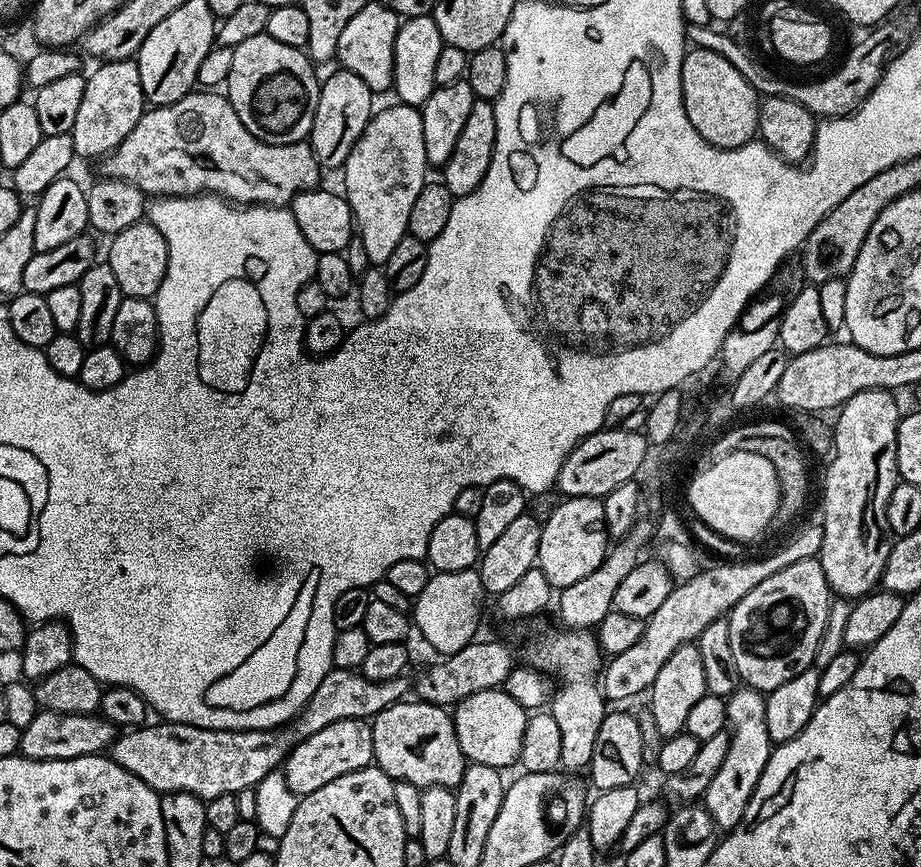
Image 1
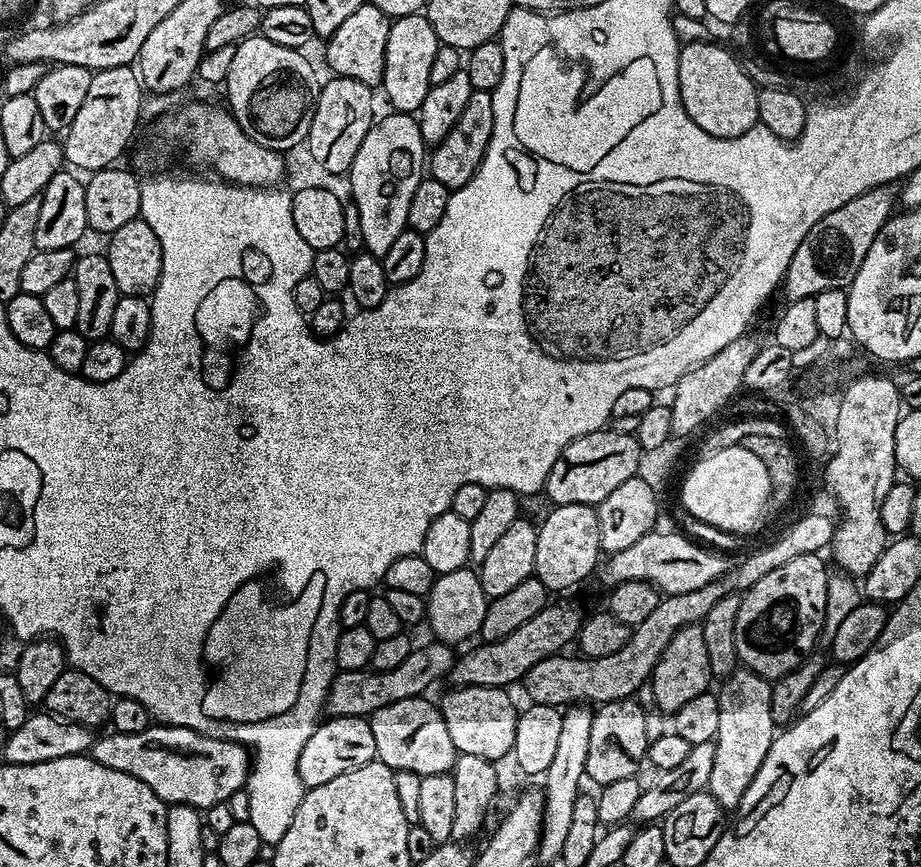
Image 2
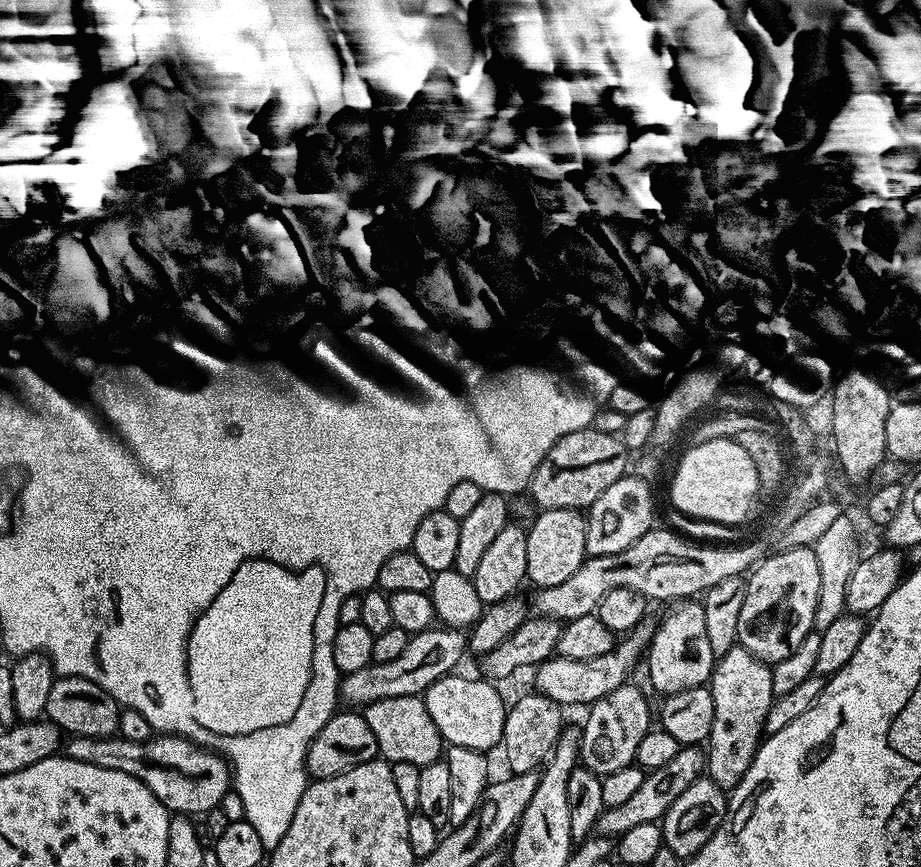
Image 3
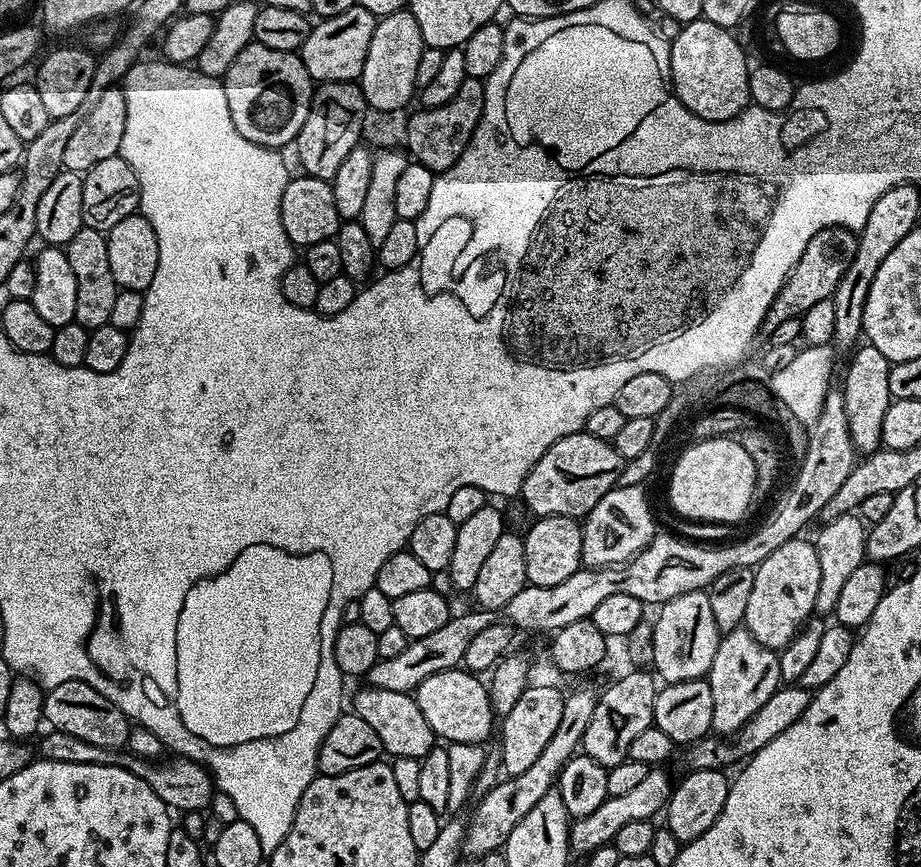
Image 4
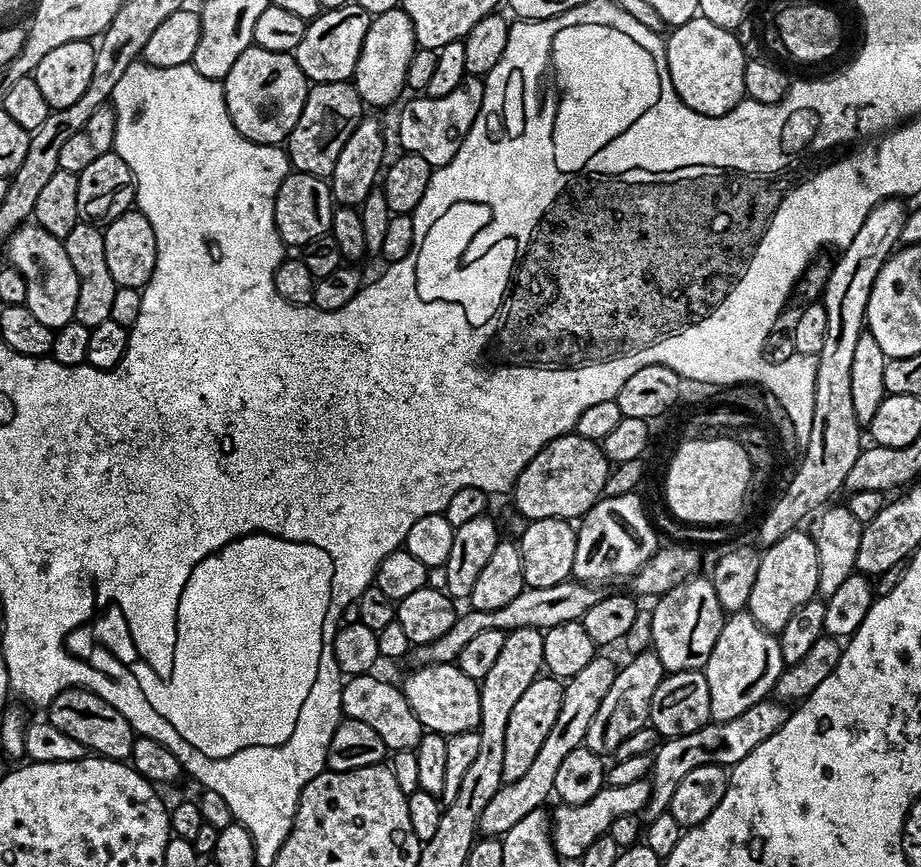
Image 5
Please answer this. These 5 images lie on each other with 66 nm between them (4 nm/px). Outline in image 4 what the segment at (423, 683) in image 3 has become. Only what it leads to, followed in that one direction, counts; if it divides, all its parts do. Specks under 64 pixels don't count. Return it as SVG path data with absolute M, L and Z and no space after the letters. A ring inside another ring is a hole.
M487 610L475 611L464 612L461 616L453 615L446 622L446 626L434 630L434 634L426 634L426 638L418 638L409 642L406 650L402 650L402 654L397 654L395 658L377 660L367 674L367 683L373 688L411 693L422 682L426 682L426 678L430 678L430 674L438 674L442 670L457 667L463 661L466 646L470 646L470 642L474 642L474 637L481 630L486 630L486 626L497 623L498 620L497 613Z

